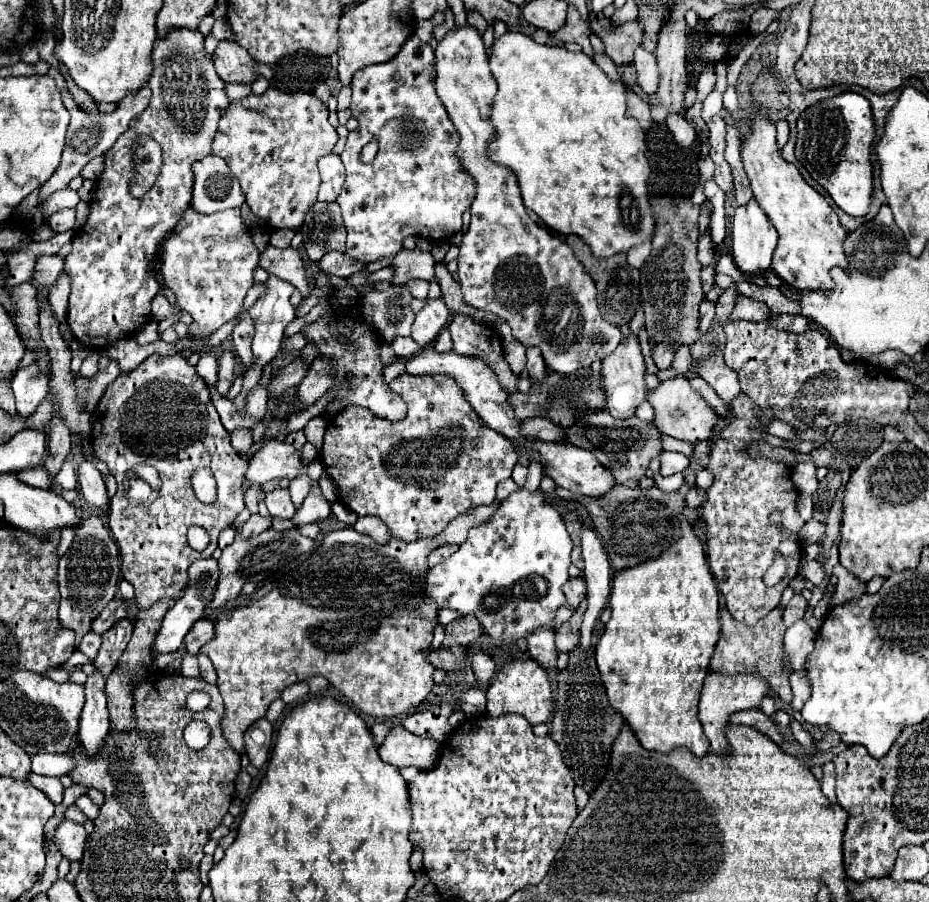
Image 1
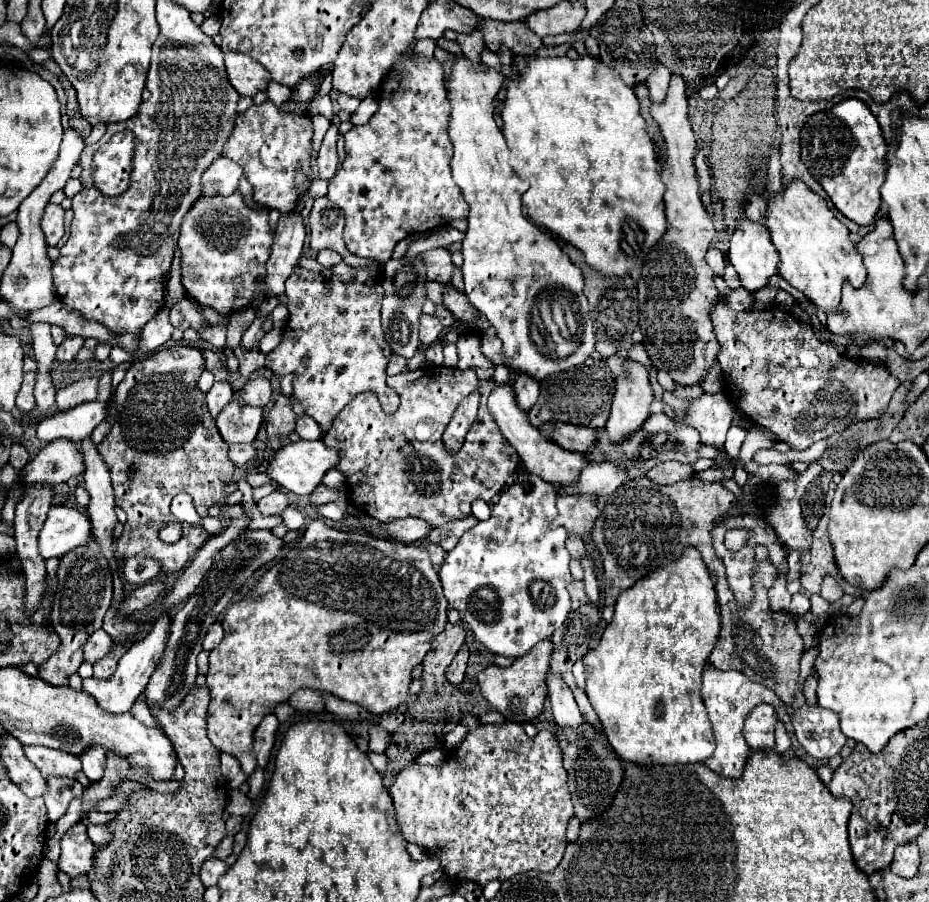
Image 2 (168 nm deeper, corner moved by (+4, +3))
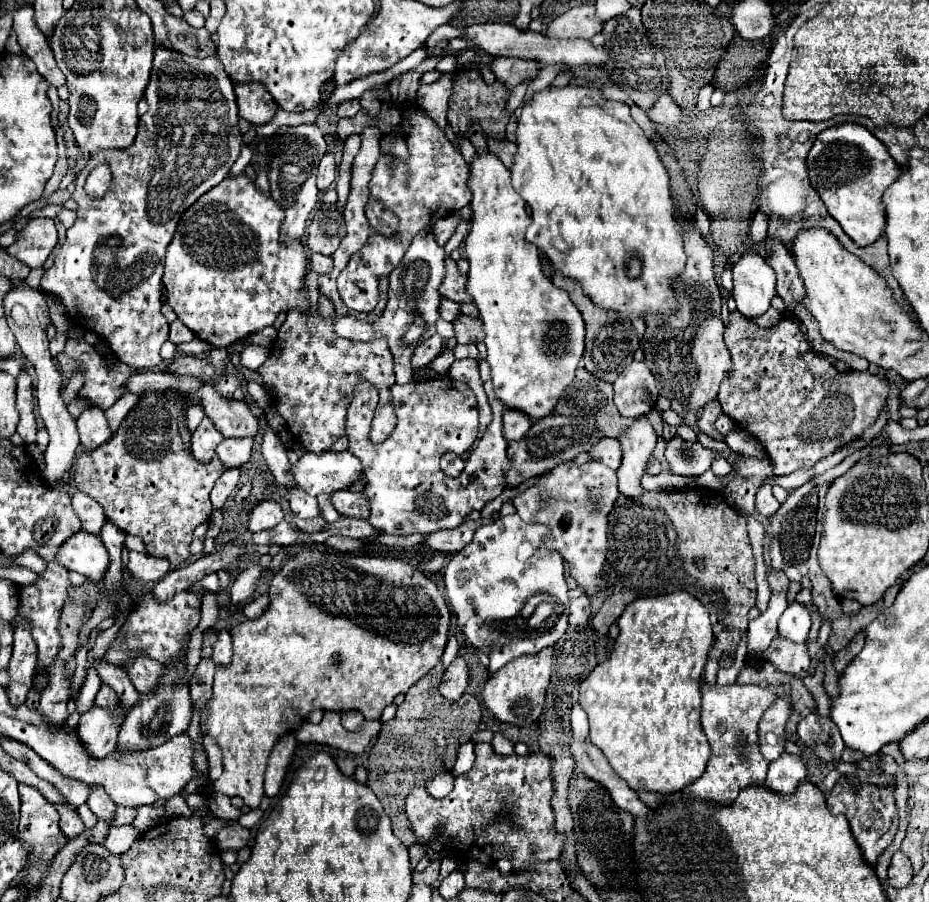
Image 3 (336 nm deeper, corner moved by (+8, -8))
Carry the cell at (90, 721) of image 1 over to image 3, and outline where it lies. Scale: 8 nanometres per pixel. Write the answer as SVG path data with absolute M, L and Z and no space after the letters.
M98 787L90 789L88 807L90 807L90 811L92 811L98 819L102 819L102 821L106 821L108 825L112 825L116 807L114 807L114 803L110 803L110 799L106 799L106 795L102 795L102 791L96 791L96 789L98 789Z

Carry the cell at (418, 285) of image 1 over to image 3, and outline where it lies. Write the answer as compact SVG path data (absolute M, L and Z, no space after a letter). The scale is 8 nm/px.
M442 299L442 305L440 305L440 317L444 321L454 321L458 315L460 315L460 305L450 301L450 299Z

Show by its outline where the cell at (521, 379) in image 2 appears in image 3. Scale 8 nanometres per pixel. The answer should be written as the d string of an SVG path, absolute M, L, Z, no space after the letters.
M504 411L504 421L502 421L502 431L506 441L518 441L526 435L530 429L530 419L526 415L514 415L514 411Z

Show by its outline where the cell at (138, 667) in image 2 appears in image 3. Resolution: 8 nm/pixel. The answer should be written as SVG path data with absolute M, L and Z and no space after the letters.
M118 705L114 713L102 711L102 707L92 707L88 713L80 715L76 725L78 741L82 743L84 751L94 759L104 759L108 753L114 751L114 739L118 737L118 727L126 717L126 709Z

